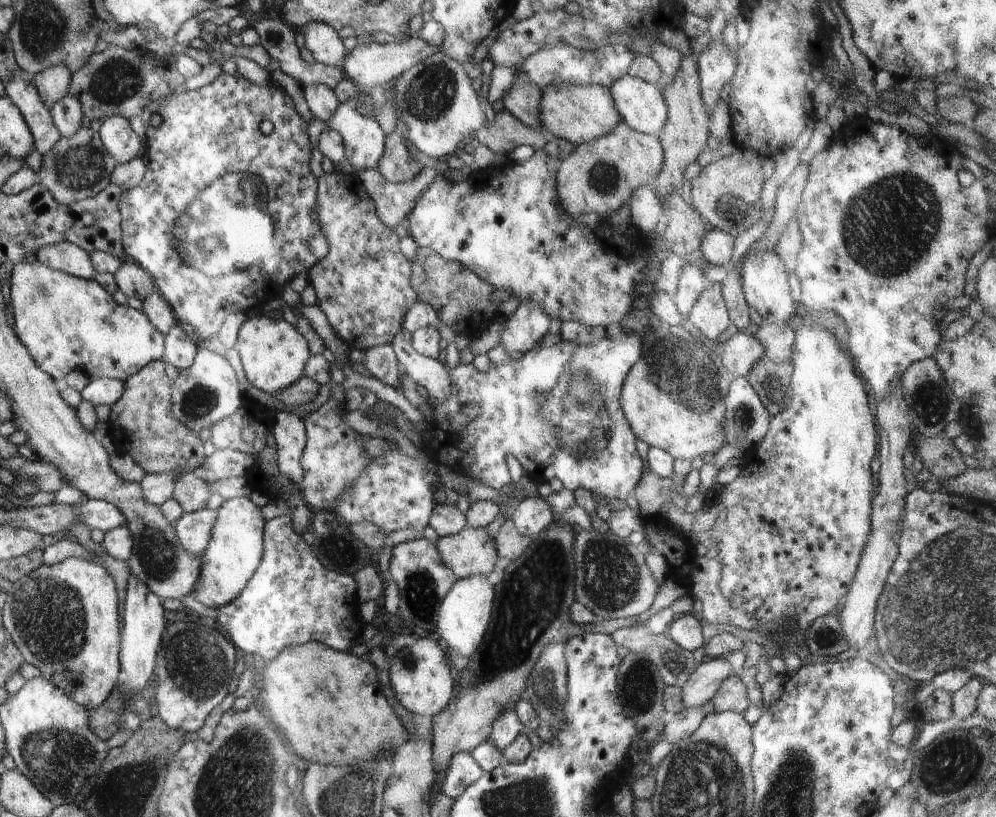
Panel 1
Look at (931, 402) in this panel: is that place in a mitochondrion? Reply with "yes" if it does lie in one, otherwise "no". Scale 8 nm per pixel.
yes

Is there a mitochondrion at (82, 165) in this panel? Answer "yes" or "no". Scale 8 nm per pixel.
yes

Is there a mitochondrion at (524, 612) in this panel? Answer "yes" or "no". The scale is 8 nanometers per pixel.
yes

